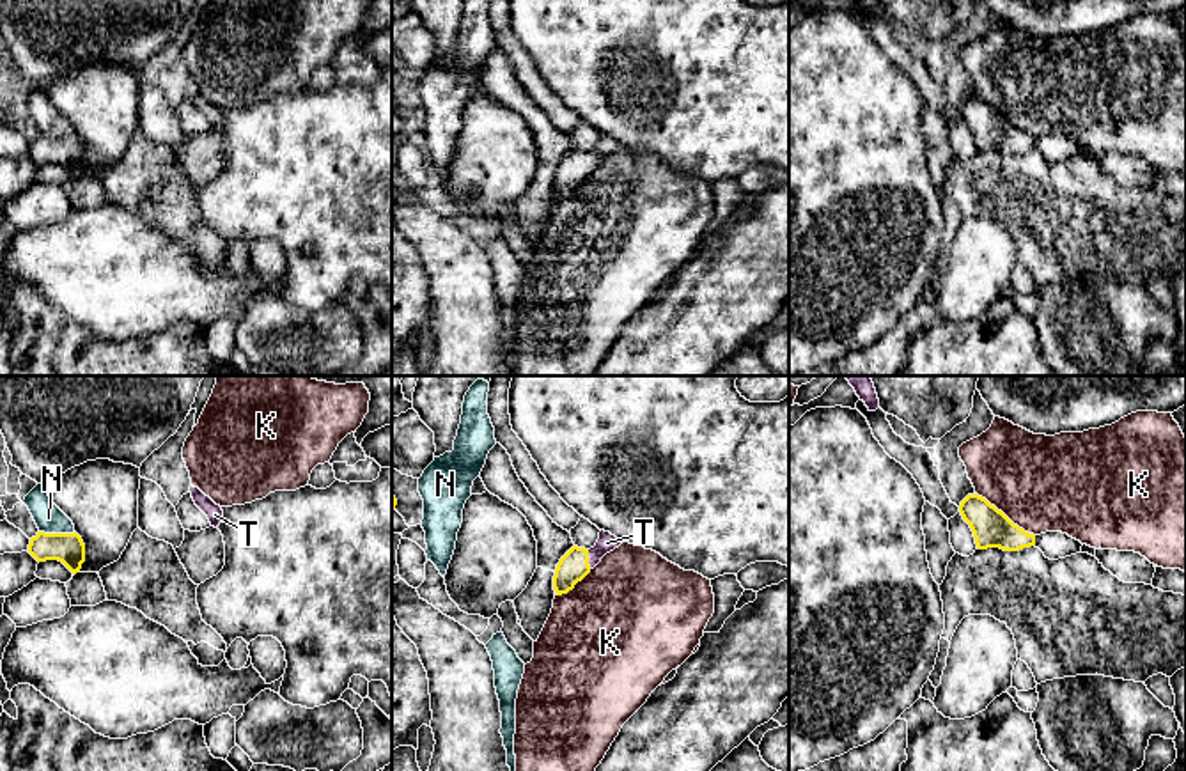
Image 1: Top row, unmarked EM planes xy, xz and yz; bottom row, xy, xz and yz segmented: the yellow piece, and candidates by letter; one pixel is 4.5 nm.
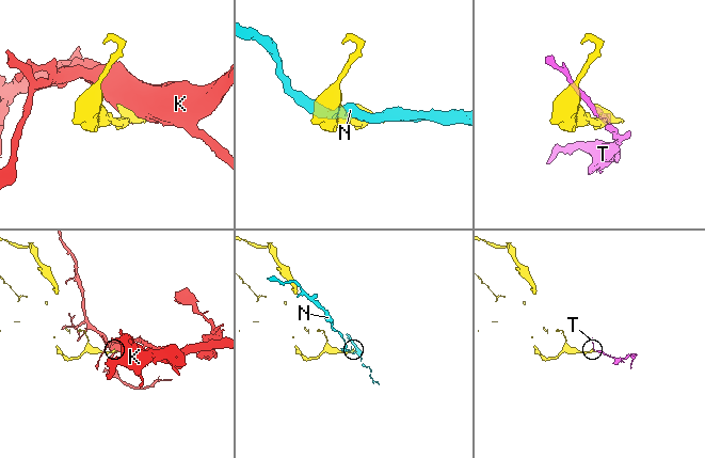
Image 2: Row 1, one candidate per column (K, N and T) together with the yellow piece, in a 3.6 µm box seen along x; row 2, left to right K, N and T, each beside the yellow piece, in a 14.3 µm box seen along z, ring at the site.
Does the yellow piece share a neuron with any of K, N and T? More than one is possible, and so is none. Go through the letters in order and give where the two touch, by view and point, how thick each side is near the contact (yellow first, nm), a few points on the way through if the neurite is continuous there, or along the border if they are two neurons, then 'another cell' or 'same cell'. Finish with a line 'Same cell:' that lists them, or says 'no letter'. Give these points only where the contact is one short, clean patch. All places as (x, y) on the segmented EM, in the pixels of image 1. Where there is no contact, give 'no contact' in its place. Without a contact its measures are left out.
K: meets yellow in yz at (1004, 514); 180 nm thick on the yellow side, 440 nm on the other; another cell
N: meets yellow in xy at (57, 534); 140 nm thick on the yellow side, 130 nm on the other; border along xy (39, 530), (75, 532); another cell
T: meets yellow in xz at (587, 559); 140 nm thick on the yellow side, 90 nm on the other; runs through xz (573, 566), (587, 559), (607, 543); same cell
Same cell: T

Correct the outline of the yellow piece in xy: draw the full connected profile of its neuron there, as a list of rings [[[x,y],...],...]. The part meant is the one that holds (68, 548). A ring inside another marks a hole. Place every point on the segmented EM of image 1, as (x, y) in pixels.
[[[37,532],[37,535],[30,539],[28,553],[37,562],[59,560],[73,574],[80,572],[82,564],[85,562],[85,544],[76,532],[74,533]]]

